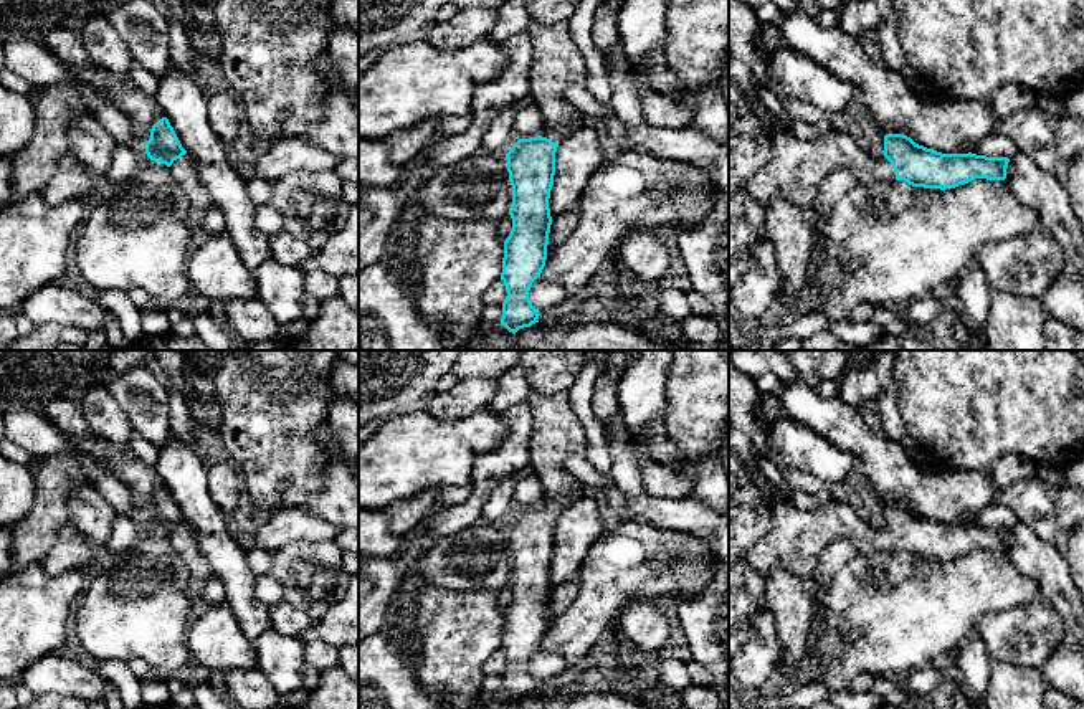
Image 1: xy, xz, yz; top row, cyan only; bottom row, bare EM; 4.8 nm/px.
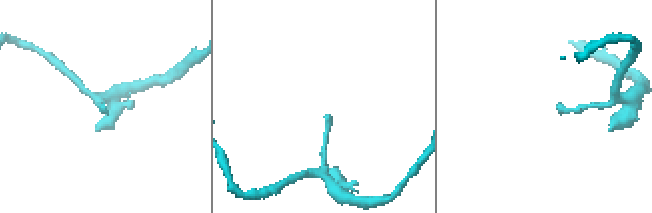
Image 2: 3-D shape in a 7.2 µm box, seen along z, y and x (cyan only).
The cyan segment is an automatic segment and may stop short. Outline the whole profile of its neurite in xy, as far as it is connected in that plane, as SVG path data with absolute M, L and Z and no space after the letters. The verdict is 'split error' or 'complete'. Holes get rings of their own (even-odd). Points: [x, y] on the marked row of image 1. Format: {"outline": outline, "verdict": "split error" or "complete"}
{"outline": "M167 117L159 119L150 129L150 139L144 144L150 160L165 164L188 198L188 233L195 243L207 238L202 218L213 202L202 185L198 169L192 155L182 147Z", "verdict": "split error"}

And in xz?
{"outline": "M532 21L529 35L530 96L542 112L545 134L519 139L506 154L512 185L509 208L512 230L504 241L501 279L507 296L502 302L501 324L512 334L539 319L529 291L540 278L547 259L555 152L562 139L585 127L587 122L587 116L565 99L570 84L583 86L587 79L585 59L570 35L568 21Z", "verdict": "split error"}

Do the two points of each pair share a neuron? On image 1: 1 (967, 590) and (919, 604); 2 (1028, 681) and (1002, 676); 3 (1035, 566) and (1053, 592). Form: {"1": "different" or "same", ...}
{"1": "same", "2": "same", "3": "same"}

